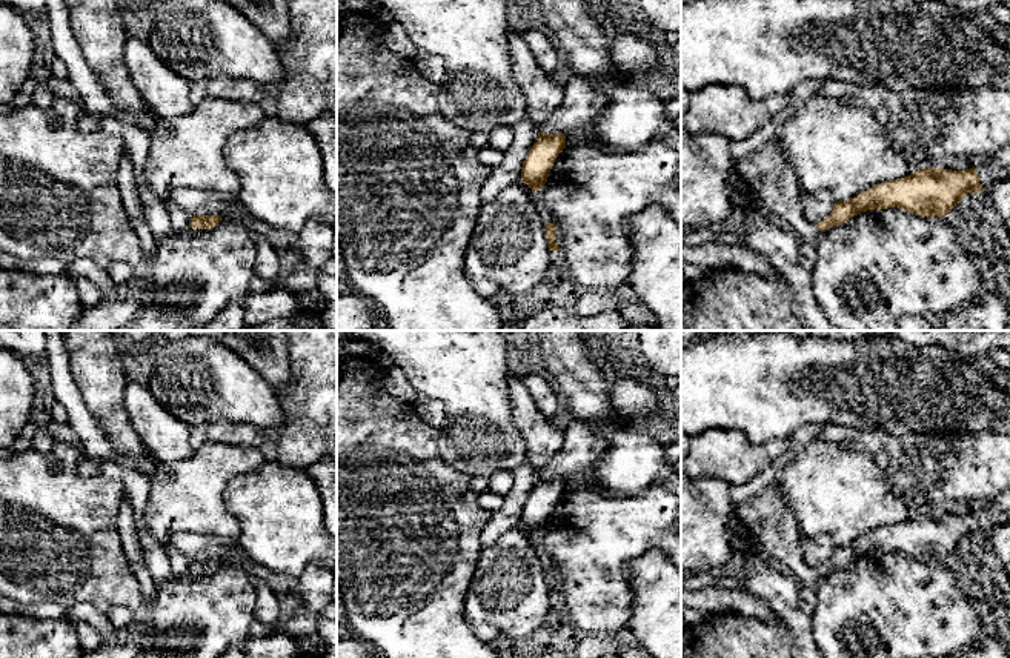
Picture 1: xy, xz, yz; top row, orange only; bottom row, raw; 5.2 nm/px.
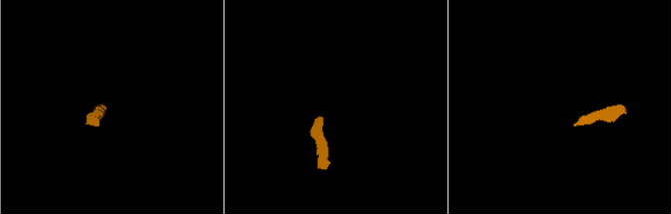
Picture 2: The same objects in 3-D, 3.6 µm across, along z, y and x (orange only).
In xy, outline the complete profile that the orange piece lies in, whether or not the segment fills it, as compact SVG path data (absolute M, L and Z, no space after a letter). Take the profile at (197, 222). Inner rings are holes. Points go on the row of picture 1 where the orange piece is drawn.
M194 215L189 221L192 229L214 229L223 218L220 215Z

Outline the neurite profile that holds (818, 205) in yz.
M816 191L812 194L801 192L801 203L804 215L816 224L830 215L836 201L832 192Z

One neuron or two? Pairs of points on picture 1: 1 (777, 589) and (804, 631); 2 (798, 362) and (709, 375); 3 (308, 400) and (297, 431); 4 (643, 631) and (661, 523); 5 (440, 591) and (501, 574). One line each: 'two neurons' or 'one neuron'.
1: one neuron
2: one neuron
3: one neuron
4: two neurons
5: two neurons

